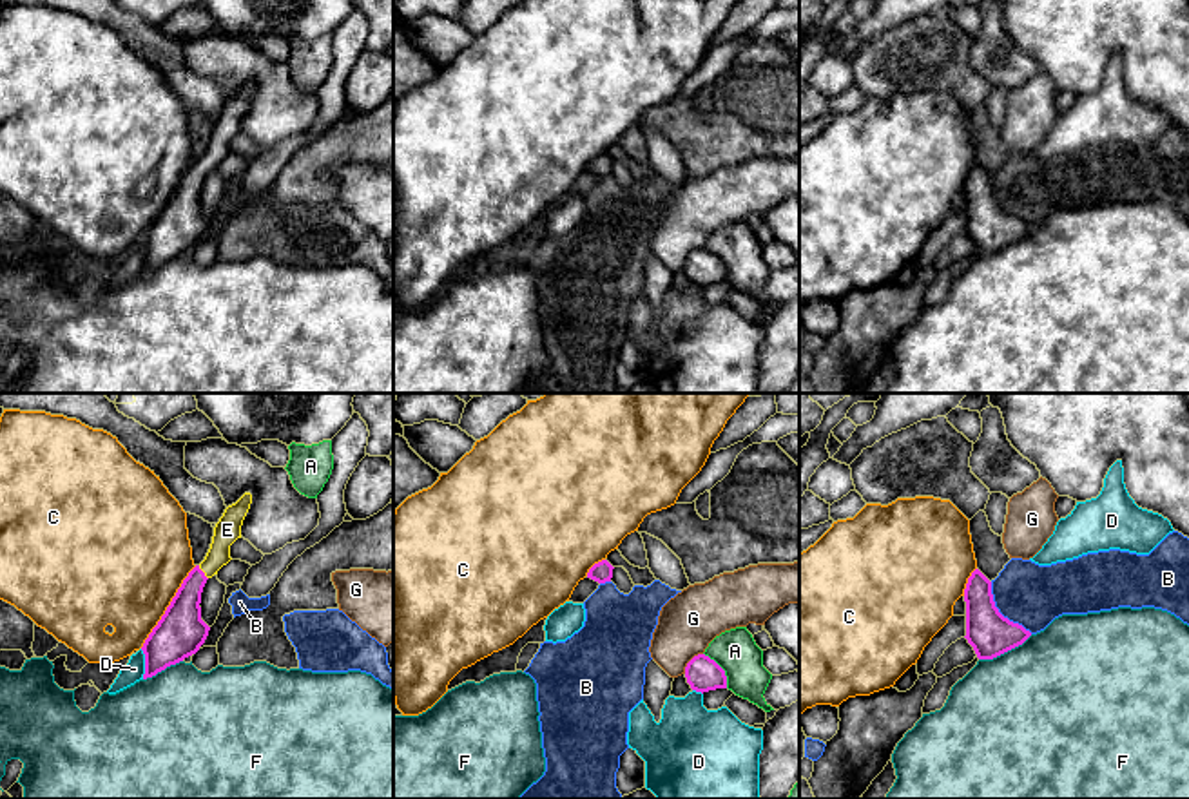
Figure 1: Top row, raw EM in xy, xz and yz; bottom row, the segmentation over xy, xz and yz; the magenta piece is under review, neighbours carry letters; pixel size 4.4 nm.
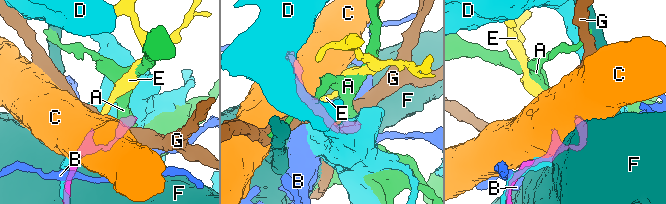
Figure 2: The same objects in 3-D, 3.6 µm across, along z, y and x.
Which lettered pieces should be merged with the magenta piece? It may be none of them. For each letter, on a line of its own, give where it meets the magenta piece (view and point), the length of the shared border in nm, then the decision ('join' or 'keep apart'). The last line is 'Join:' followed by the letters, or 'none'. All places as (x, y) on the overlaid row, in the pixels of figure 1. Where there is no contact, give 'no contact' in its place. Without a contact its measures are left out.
A: xz (722, 669) | 190 nm | keep apart
B: yz (999, 613) | 300 nm | keep apart
C: xy (167, 607) | 440 nm | keep apart
D: xy (145, 664) | 140 nm | keep apart
E: xy (203, 573) | 80 nm | join
F: yz (1005, 651) | 260 nm | keep apart
G: xz (689, 662) | 130 nm | keep apart
Join: E

